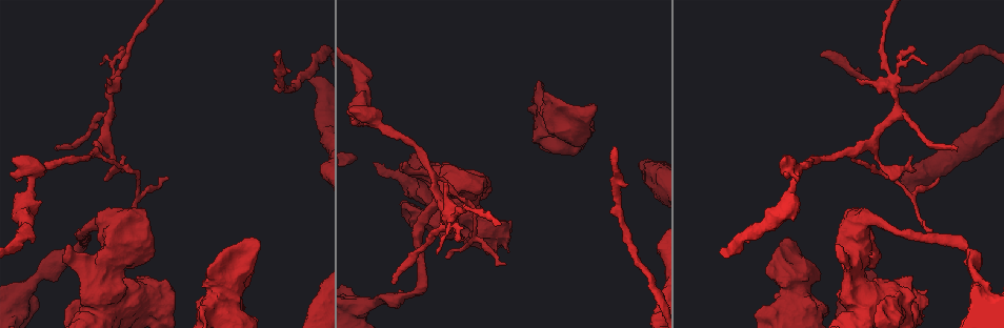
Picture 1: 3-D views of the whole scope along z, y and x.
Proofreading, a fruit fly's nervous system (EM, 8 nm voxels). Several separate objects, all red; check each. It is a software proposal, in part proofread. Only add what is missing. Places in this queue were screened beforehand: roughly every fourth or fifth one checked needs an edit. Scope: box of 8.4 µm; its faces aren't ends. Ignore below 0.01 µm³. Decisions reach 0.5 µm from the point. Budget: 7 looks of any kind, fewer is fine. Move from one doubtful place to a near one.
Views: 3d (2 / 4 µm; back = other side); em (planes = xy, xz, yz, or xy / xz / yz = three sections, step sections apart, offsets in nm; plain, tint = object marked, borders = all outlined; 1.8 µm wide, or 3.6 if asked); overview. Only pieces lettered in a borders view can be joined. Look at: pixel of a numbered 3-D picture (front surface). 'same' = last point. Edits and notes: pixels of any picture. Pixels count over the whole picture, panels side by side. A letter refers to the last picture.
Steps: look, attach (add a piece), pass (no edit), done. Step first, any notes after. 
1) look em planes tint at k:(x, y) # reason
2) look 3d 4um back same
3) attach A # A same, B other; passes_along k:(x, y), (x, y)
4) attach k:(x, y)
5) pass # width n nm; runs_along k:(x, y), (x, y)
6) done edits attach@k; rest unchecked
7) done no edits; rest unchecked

look em 3.6um yz step 4 borders at 1:(765, 269) # thick end

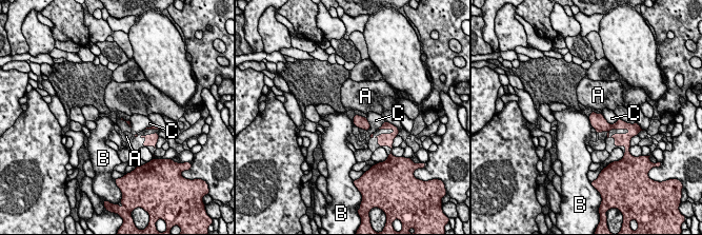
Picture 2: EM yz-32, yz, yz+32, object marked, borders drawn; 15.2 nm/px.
pass # A other, B other, C other; border 2:(588, 117), (592, 126); no lettered piece goes on from it

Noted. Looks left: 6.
look em xz step 8 tint at 1:(882, 165) # sharp bend

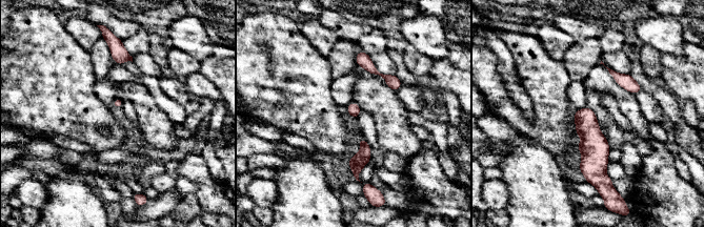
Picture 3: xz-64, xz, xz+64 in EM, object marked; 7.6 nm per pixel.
look em xy step 16 borders same

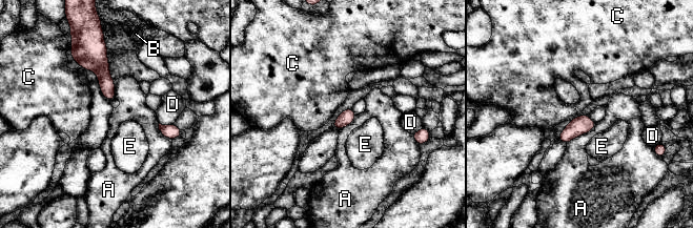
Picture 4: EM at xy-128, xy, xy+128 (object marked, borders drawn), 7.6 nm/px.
pass # longest_contact A 280 nm; A other, B other, C other, D other, E other; border 4:(596, 123), (567, 144); none of them fits

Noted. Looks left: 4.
look 3d 2um at 1:(955, 149) # thin end

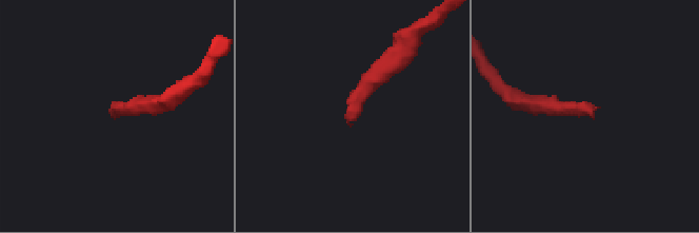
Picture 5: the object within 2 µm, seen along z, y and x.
look em planes borders at 5:(111, 115)

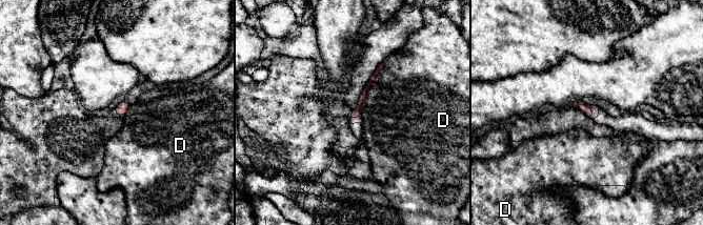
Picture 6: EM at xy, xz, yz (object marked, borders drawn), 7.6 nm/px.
pass # D other; runs_along 6:(380, 67), (354, 115); none of them fits

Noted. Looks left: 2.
done no edits; rest unchecked

